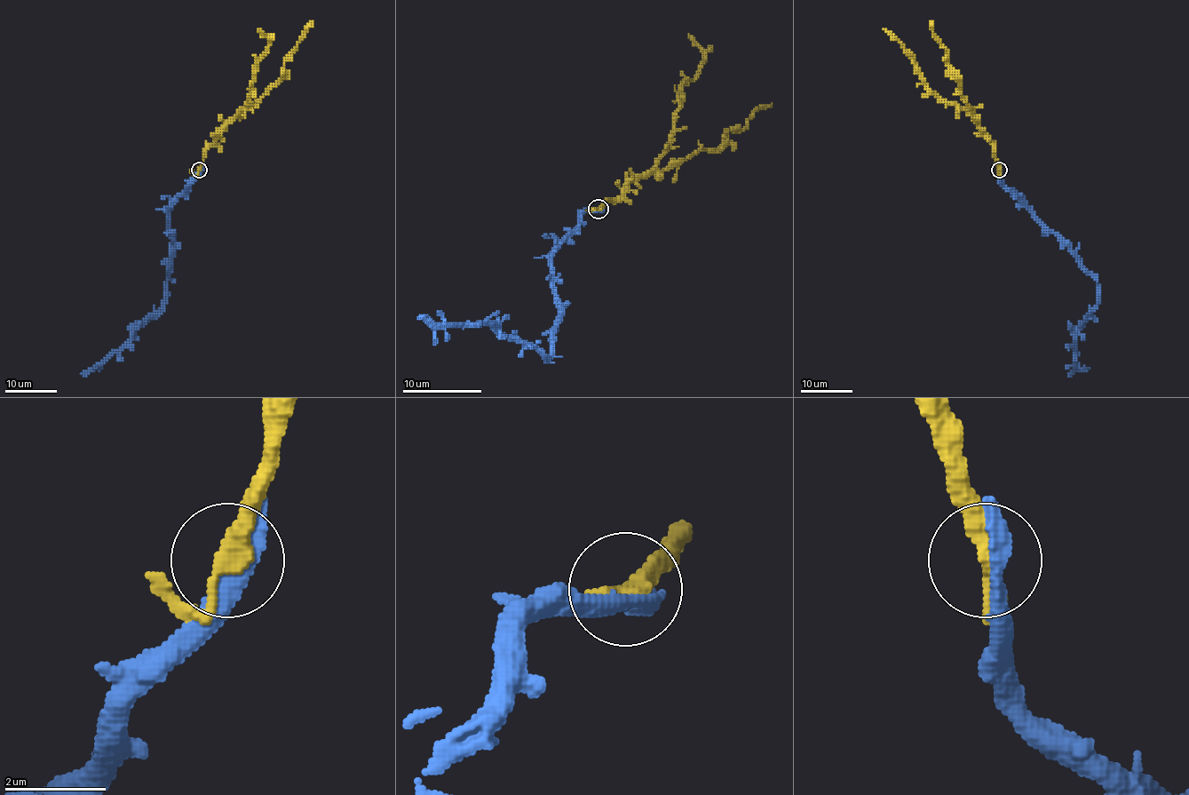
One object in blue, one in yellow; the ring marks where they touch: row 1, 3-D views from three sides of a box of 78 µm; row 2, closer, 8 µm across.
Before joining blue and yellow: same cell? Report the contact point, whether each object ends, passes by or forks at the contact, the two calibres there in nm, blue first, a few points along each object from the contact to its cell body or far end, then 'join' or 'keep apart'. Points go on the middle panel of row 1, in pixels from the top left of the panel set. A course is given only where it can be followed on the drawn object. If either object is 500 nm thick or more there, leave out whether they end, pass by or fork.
place (598, 209); blue passes by; yellow passes by; calibres 400 and 320 nm; course blue (598, 210), (588, 210), (552, 256), (560, 313), (548, 358), (493, 325), (437, 325), (417, 317); course yellow (598, 208), (639, 180), (667, 147), (680, 87), (704, 58), (688, 34); join

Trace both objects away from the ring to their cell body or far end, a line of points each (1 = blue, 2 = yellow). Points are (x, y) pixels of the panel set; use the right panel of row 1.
1: (1000, 169), (1000, 181), (1067, 246), (1081, 266), (1095, 279), (1097, 301), (1075, 338), (1075, 368), (1070, 374)
2: (998, 169), (994, 146), (980, 126), (958, 107), (937, 96), (925, 84), (913, 56), (883, 29)

